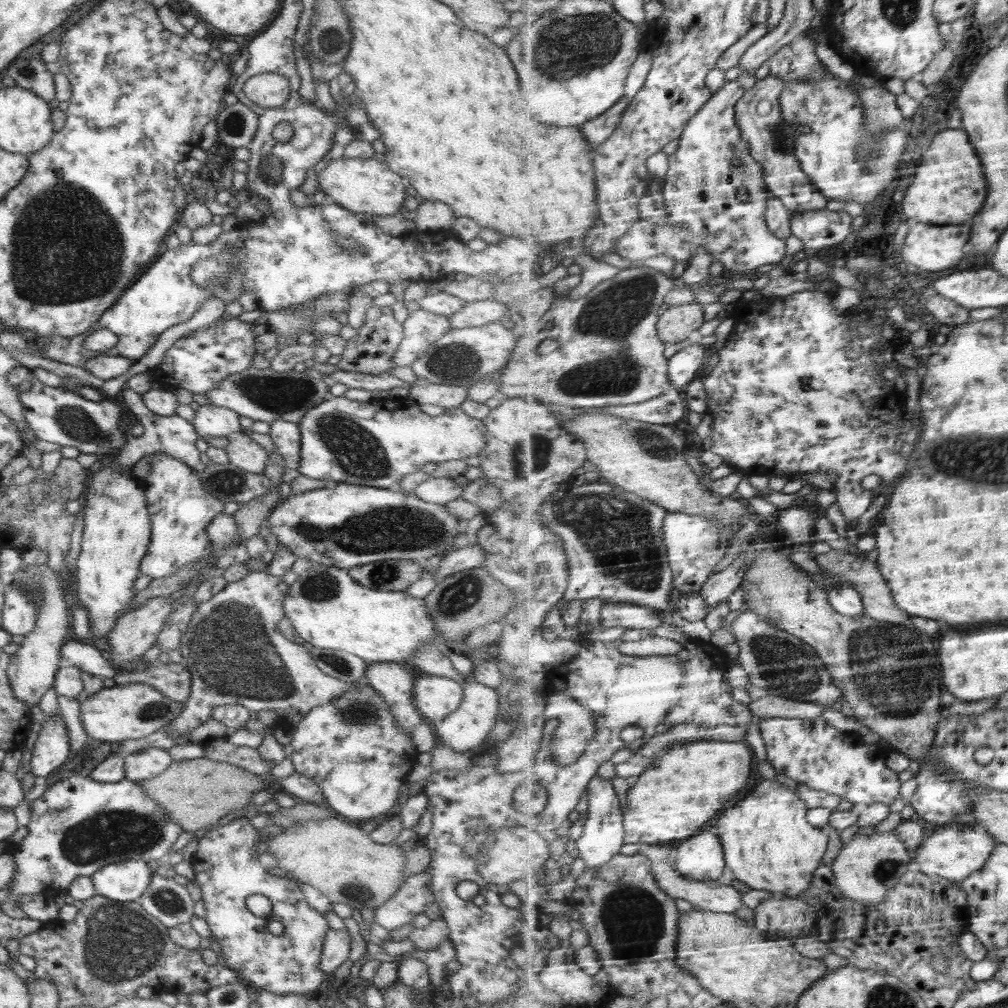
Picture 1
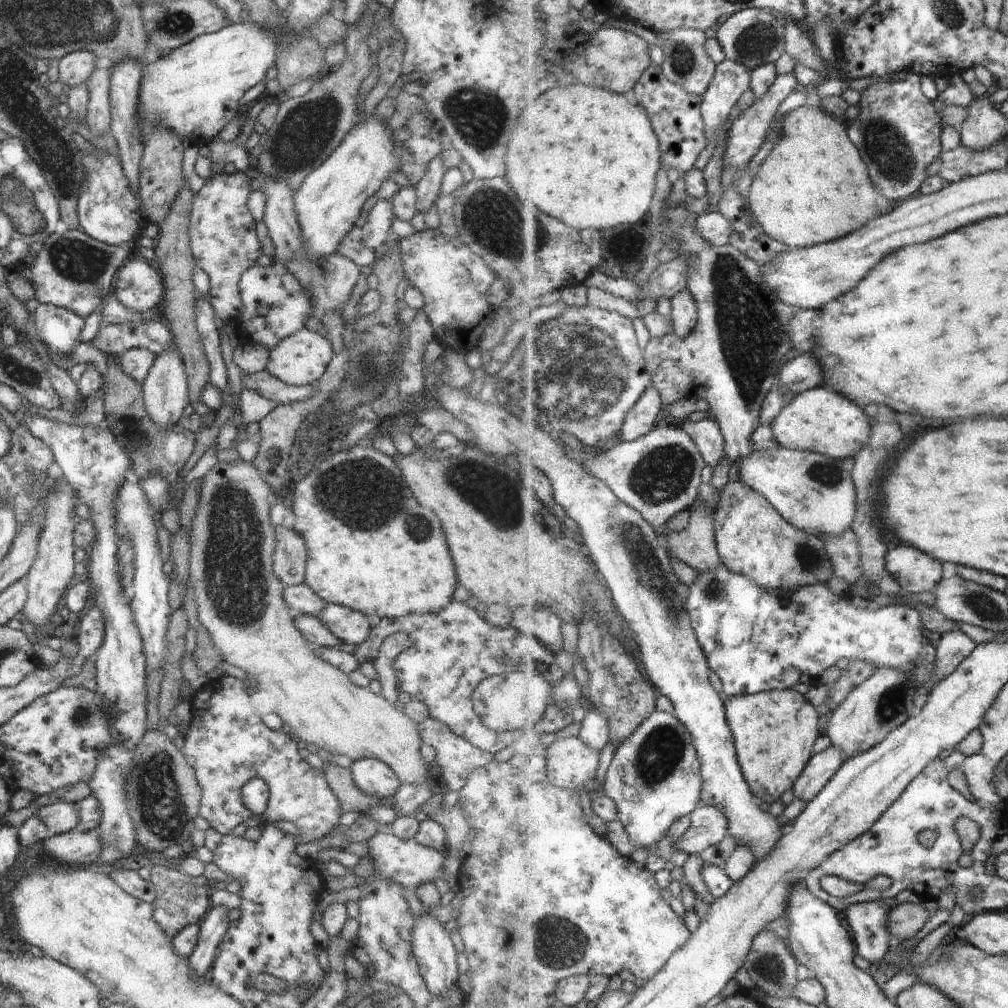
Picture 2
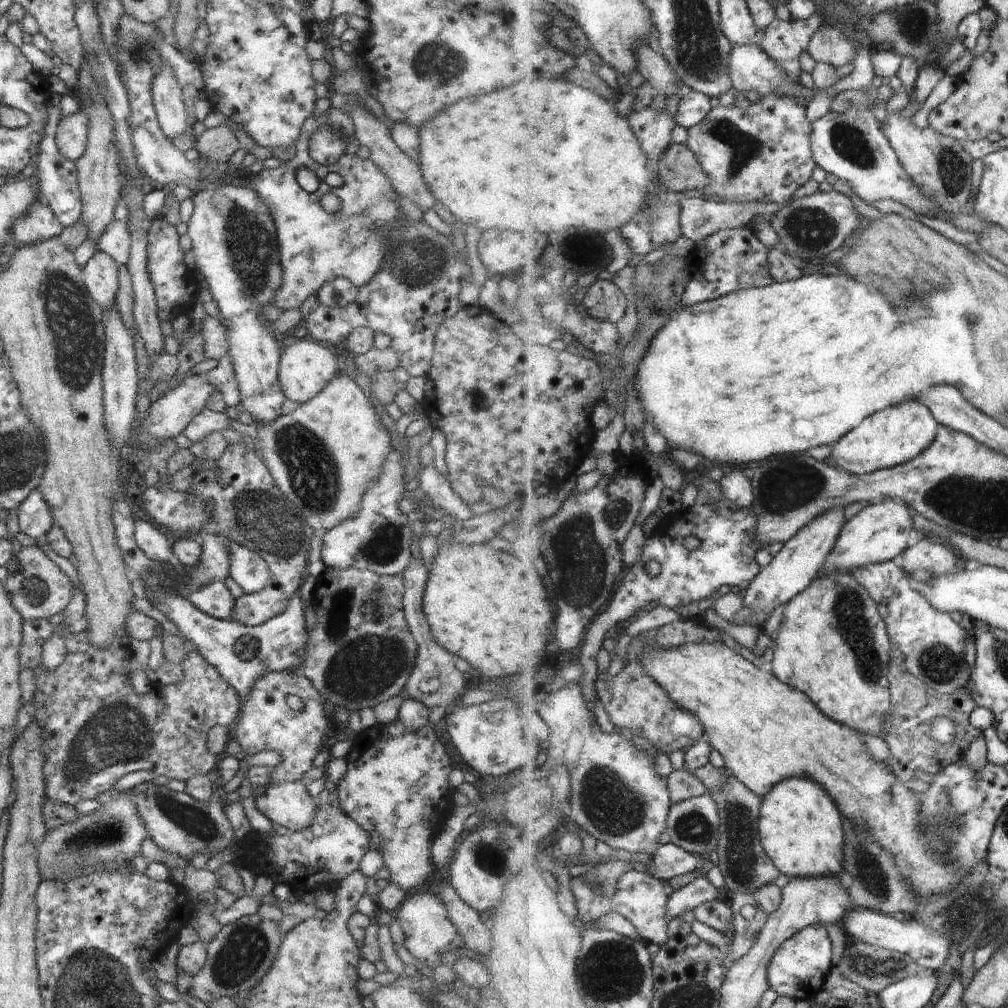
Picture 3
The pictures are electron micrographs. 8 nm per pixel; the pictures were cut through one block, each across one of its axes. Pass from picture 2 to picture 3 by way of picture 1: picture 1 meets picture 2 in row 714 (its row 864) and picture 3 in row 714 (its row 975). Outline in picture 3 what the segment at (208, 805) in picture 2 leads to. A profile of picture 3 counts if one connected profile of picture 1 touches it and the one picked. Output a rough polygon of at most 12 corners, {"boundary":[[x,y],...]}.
{"boundary":[[266,673],[230,726],[274,750],[271,782],[302,782],[327,730],[306,677]]}

